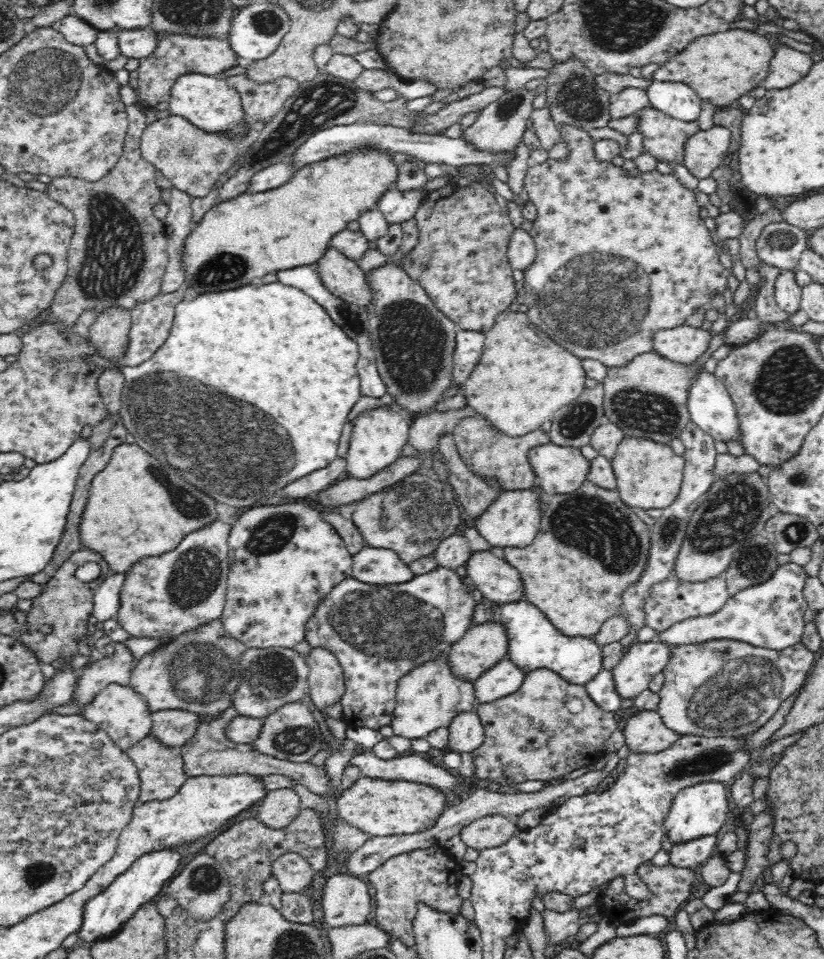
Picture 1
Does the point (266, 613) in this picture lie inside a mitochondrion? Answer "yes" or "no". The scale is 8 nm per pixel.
no

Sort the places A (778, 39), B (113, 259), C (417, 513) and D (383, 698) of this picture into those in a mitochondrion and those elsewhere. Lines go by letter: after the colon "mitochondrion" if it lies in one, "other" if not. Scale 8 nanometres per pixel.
A: other
B: mitochondrion
C: mitochondrion
D: other

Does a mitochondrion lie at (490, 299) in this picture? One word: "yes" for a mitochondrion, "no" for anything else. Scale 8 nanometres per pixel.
no

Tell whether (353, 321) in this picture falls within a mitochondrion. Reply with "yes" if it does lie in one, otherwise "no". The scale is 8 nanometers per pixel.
yes

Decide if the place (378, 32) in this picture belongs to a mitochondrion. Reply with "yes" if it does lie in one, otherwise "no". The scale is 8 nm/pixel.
no

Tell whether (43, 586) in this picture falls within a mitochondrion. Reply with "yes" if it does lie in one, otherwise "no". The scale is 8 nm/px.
no

